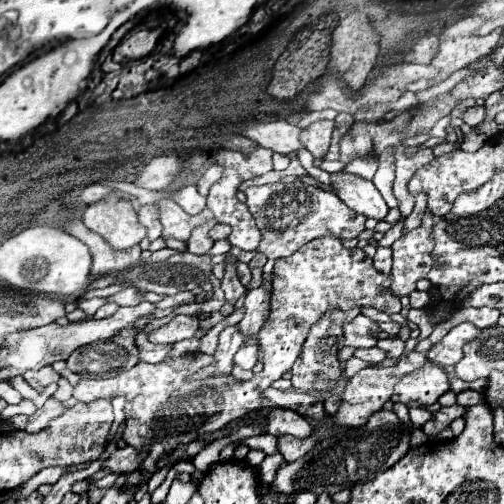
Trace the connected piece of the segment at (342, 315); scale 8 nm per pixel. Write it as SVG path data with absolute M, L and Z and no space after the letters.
M351 308L351 310L327 310L327 314L321 316L321 320L317 324L313 324L313 328L309 330L309 336L303 344L303 352L301 356L295 360L291 372L293 372L293 388L301 390L301 392L317 392L317 394L327 394L325 392L325 374L327 370L333 370L333 366L341 368L341 378L343 378L343 362L337 360L337 352L343 348L343 330L341 324L343 322L351 322L355 316L359 314L359 308Z

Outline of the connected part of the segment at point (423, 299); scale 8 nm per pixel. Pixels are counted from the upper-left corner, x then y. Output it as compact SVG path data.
M415 290L409 294L409 300L411 300L411 308L427 308L431 302L431 294Z

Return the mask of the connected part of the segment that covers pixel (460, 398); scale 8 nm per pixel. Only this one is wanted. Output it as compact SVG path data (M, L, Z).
M467 390L457 395L457 404L464 407L473 406L484 401L483 395L479 392Z

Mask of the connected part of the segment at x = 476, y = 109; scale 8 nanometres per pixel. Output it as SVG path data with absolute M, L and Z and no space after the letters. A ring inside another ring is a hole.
M473 106L473 108L467 108L465 114L463 114L461 118L463 118L465 124L469 124L469 126L477 126L477 124L483 120L483 114L485 114L485 108L481 108L481 106Z

